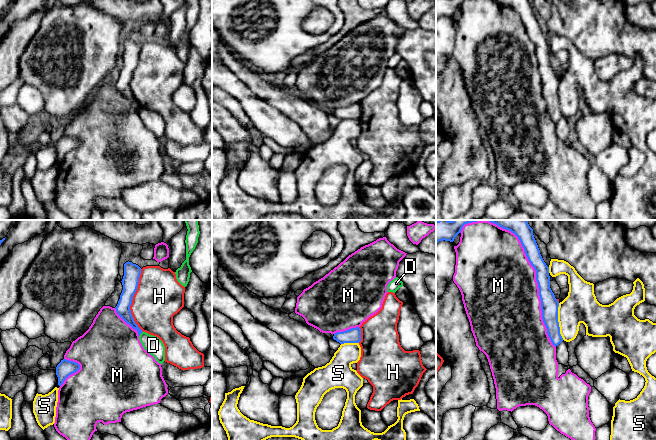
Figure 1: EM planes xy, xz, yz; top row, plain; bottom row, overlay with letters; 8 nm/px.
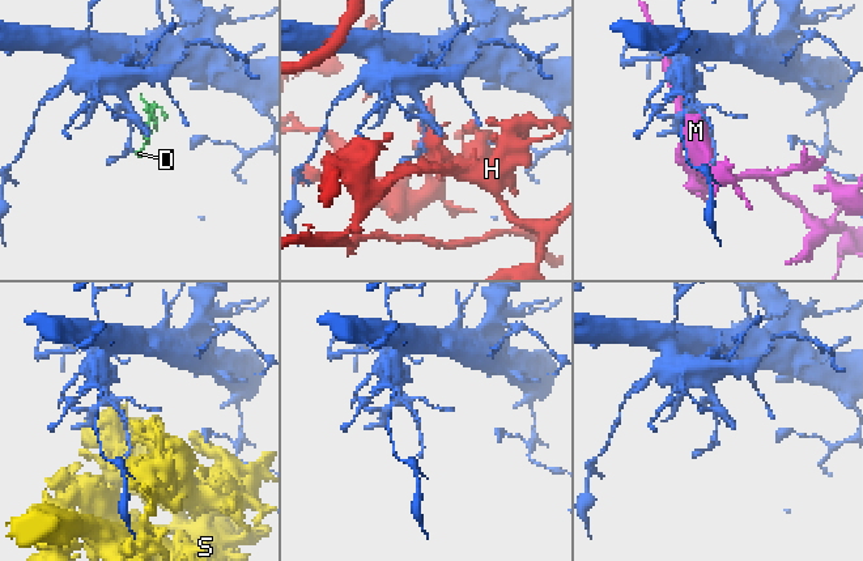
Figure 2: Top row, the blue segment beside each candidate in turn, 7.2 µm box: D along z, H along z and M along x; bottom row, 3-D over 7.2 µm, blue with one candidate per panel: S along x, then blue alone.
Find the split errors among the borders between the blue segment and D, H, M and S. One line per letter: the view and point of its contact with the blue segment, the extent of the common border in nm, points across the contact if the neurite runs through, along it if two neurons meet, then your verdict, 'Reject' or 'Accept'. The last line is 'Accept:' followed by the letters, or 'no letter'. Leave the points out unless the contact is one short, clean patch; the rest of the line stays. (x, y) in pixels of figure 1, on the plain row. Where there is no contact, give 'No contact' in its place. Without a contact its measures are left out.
D: Touches blue at xy (140, 109). Shared border 50 nm. Boundary: xy (142, 107), (139, 112). Reject
H: Touches blue at xy (132, 75). Shared border 500 nm. Reject
M: Touches blue at yz (536, 56). Shared border 1100 nm. Reject
S: Touches blue at yz (557, 97). Shared border 300 nm. Reject
Accept: no letter

